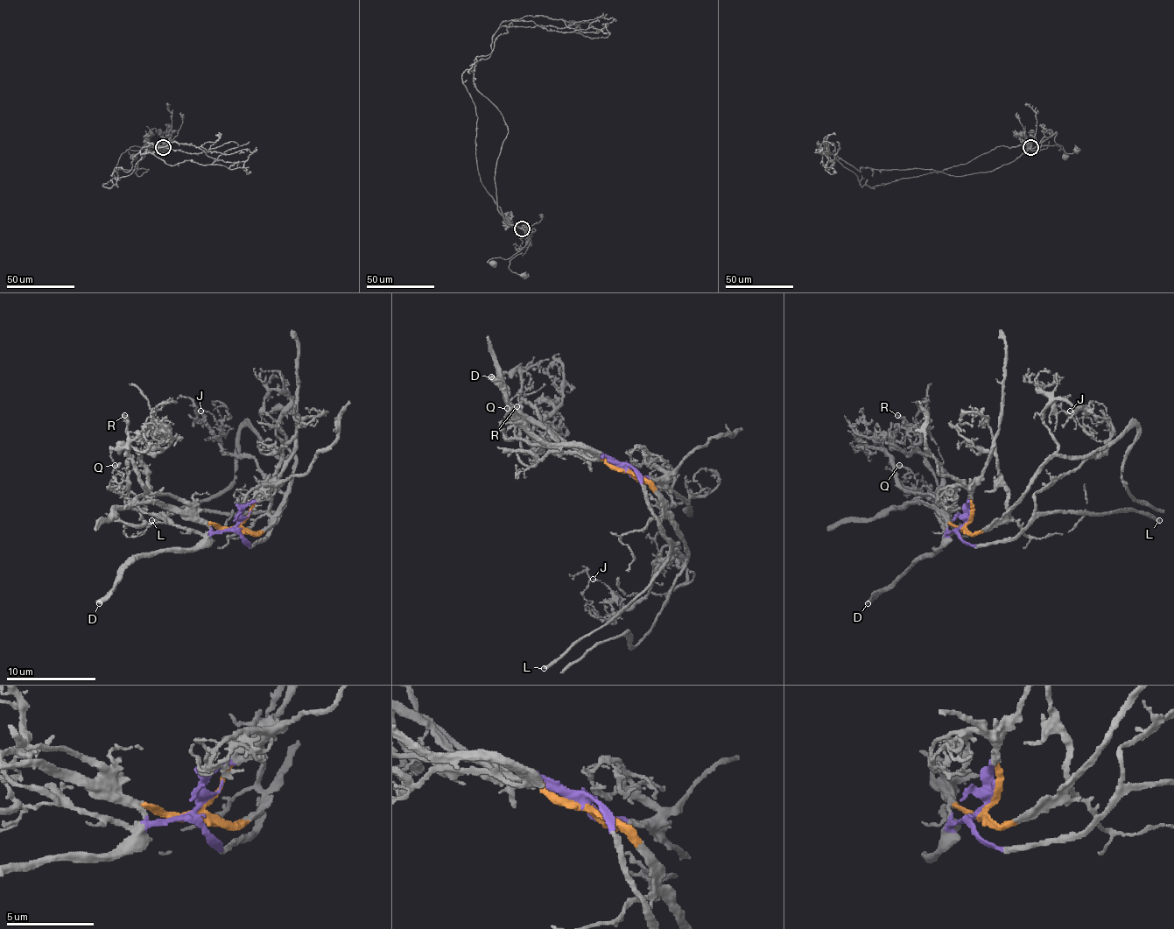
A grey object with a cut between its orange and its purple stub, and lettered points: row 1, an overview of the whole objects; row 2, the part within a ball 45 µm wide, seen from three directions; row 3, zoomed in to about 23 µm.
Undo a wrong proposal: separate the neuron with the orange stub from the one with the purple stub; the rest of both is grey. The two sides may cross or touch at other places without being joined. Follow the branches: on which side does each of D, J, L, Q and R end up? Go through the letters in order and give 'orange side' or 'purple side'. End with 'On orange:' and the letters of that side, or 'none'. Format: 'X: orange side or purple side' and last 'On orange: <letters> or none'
D: purple side
J: purple side
L: purple side
Q: purple side
R: purple side
On orange: none

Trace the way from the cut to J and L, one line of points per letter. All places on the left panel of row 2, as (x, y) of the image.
J: (236, 525), (247, 543), (256, 543), (285, 503), (258, 464), (218, 439), (221, 426), (200, 411)
L: (236, 525), (241, 536), (251, 545), (265, 536), (277, 518), (272, 511), (215, 514), (171, 511), (151, 520)

